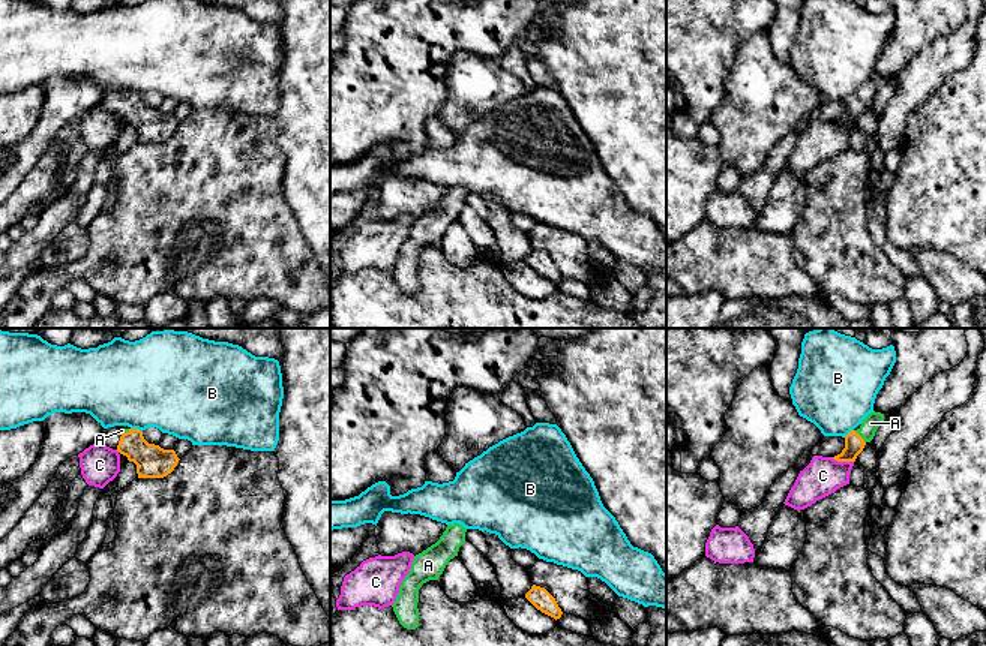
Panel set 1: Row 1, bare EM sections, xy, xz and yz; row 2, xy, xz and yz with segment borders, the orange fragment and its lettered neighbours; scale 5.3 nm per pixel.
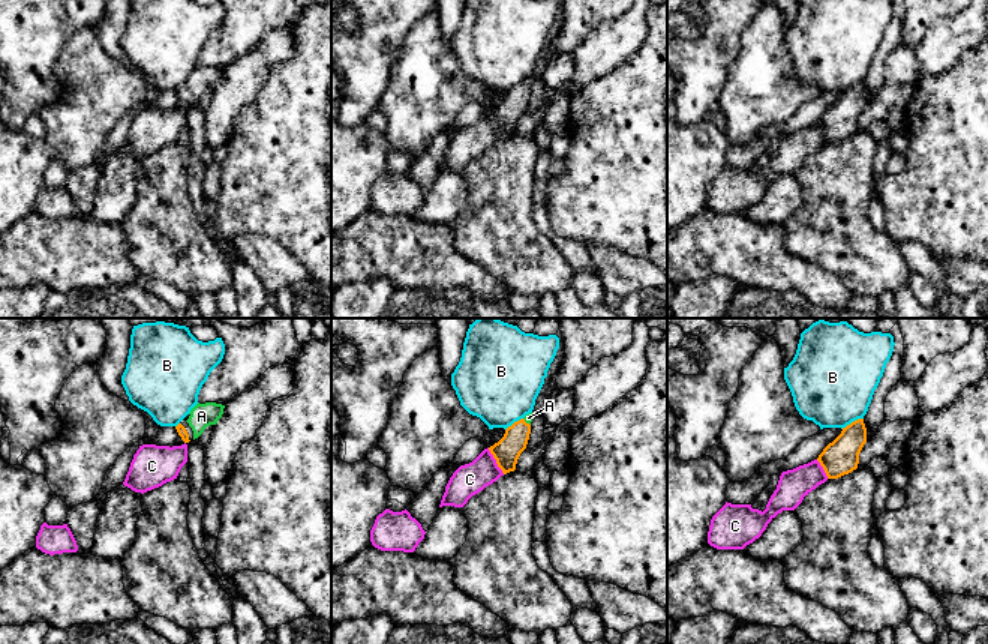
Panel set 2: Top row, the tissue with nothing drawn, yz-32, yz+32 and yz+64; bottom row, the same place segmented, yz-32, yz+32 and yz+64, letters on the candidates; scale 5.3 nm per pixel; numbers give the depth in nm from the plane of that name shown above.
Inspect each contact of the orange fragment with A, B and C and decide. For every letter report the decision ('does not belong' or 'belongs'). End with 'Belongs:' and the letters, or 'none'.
A: belongs
B: does not belong
C: does not belong
Belongs: A

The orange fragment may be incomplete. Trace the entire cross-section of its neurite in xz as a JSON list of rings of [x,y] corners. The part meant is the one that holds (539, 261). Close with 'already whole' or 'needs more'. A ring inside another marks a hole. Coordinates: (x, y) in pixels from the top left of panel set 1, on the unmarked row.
[[[533,249],[525,258],[525,262],[542,277],[554,282],[555,285],[561,282],[563,276],[558,271],[555,262],[540,250]]]; already whole

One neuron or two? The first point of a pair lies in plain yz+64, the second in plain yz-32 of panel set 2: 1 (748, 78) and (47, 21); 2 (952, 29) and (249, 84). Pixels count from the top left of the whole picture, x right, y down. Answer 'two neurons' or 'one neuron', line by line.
1: two neurons
2: one neuron

